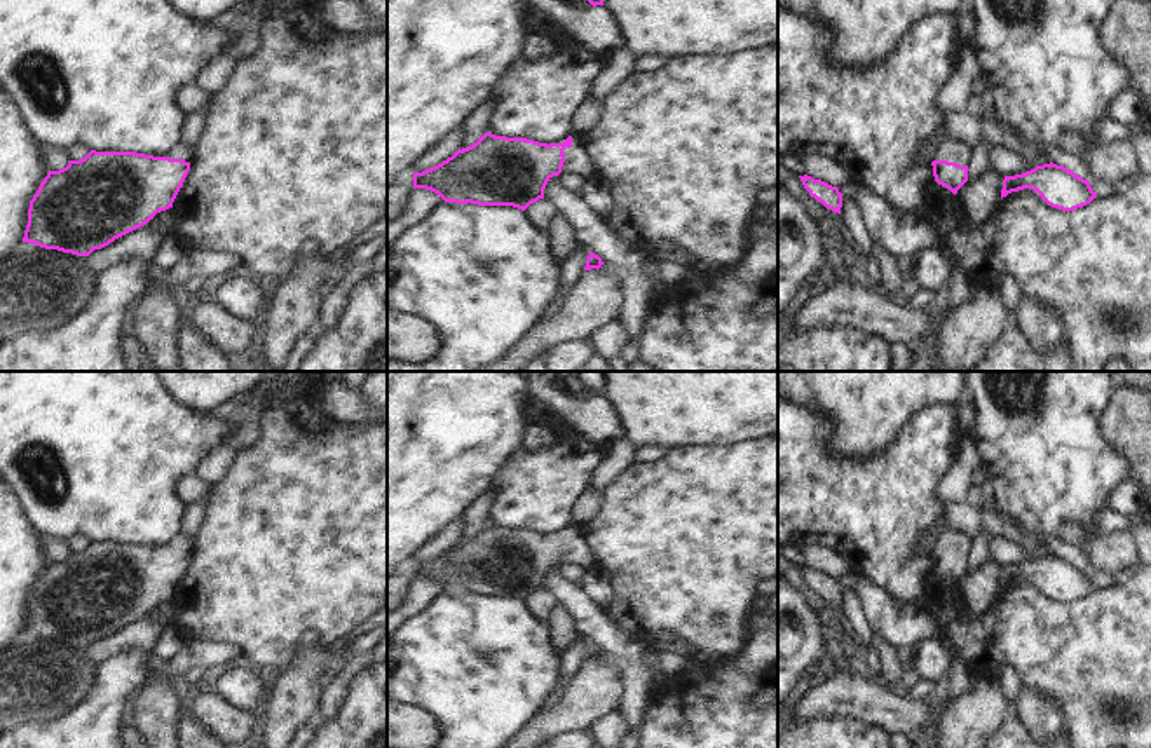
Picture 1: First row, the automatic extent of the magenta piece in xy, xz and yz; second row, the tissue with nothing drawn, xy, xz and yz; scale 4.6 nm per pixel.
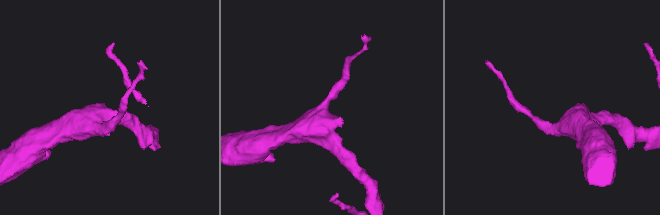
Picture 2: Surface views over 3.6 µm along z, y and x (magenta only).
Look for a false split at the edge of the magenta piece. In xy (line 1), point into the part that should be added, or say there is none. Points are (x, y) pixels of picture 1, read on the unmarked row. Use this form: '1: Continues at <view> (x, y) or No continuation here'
1: Continues at xy (180, 541).

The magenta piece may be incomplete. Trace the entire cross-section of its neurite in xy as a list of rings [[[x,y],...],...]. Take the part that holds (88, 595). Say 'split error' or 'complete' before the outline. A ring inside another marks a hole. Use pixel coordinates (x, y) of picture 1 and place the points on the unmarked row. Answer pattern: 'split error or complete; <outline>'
split error; [[[178,532],[166,547],[136,542],[91,541],[59,561],[49,561],[30,591],[23,633],[89,647],[115,629],[146,615],[157,603],[173,598],[190,561],[194,539]]]

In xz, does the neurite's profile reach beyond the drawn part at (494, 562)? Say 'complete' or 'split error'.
split error

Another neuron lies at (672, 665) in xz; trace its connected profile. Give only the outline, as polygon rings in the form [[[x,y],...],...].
[[[656,652],[657,666],[666,678],[680,678],[687,673],[692,659],[675,652]]]

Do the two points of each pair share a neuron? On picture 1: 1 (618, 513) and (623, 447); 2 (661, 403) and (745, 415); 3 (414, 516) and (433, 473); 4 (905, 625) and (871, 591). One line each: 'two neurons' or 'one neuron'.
1: two neurons
2: one neuron
3: one neuron
4: one neuron

